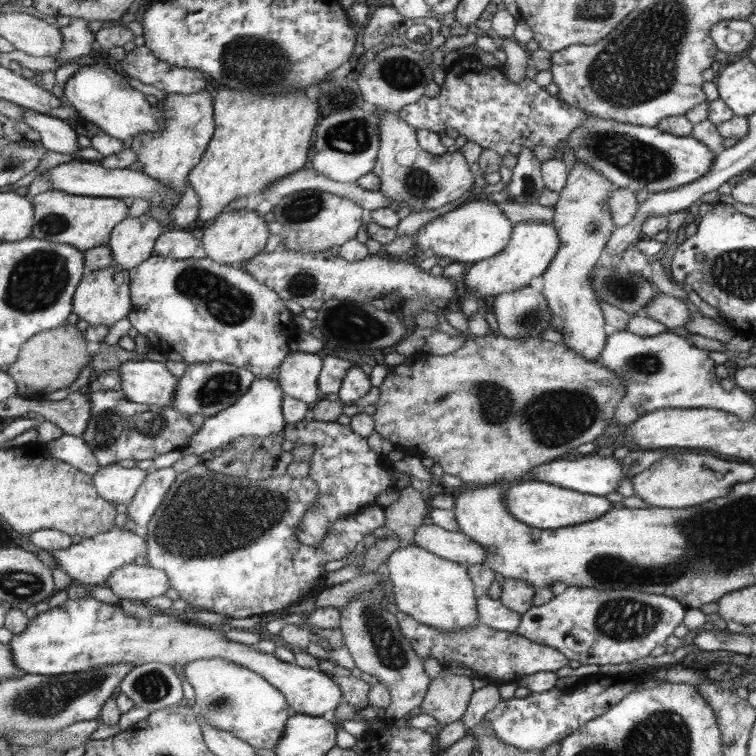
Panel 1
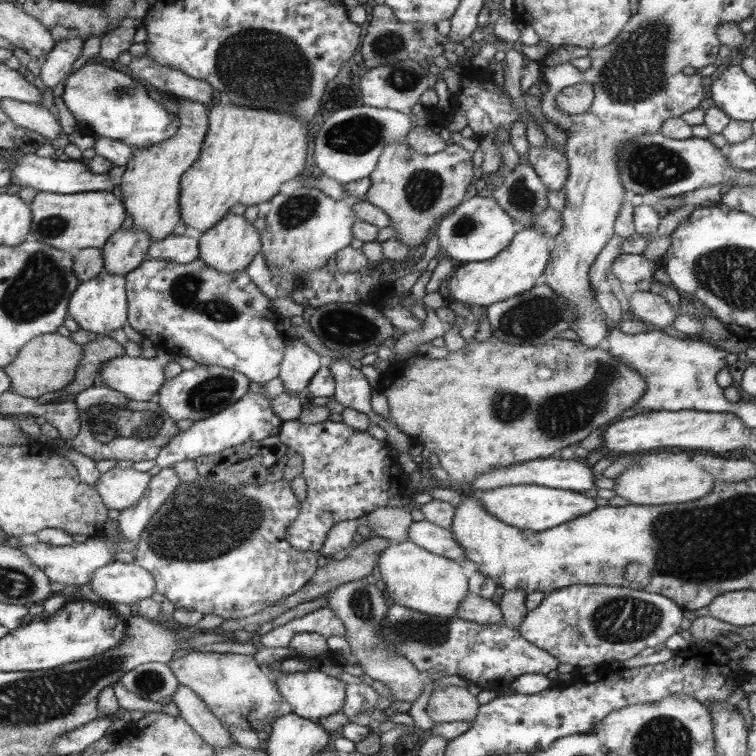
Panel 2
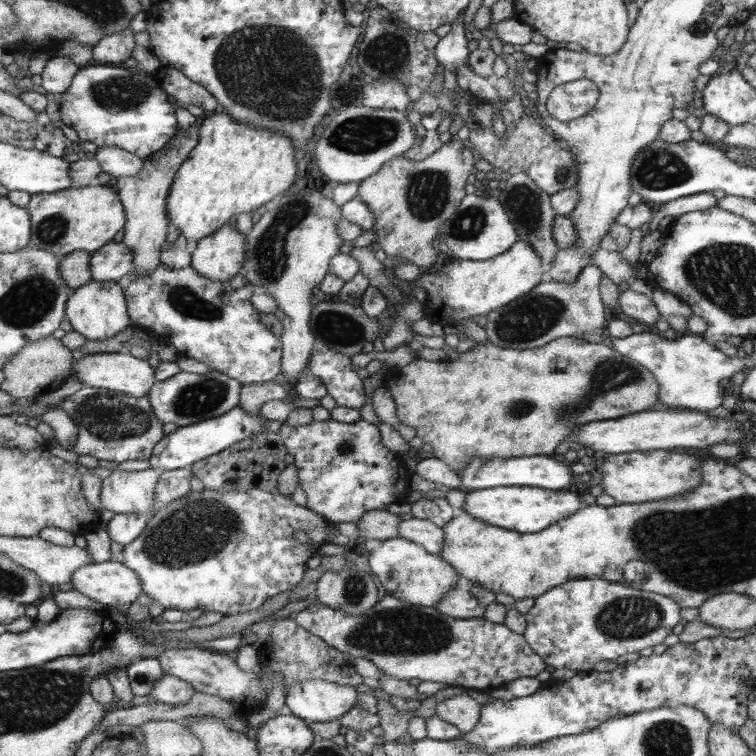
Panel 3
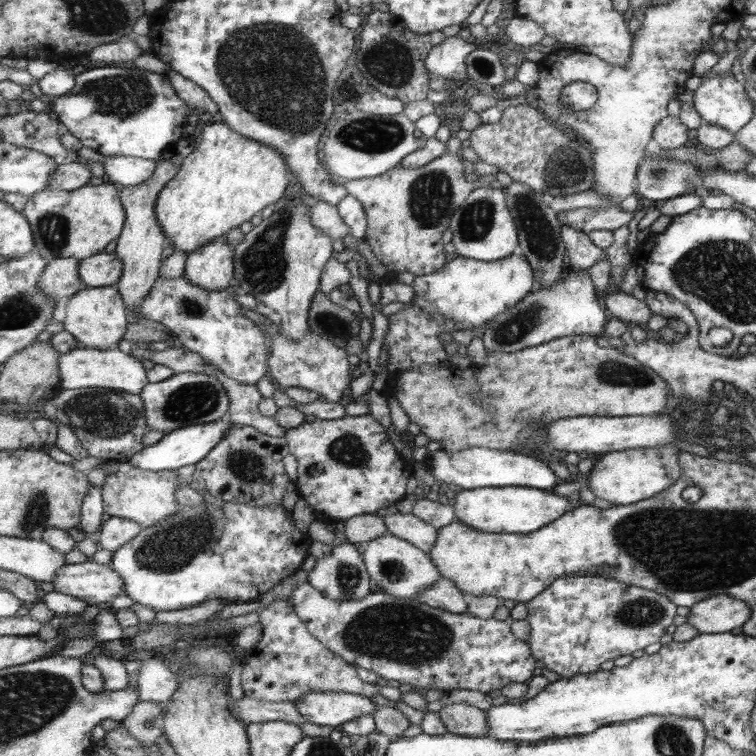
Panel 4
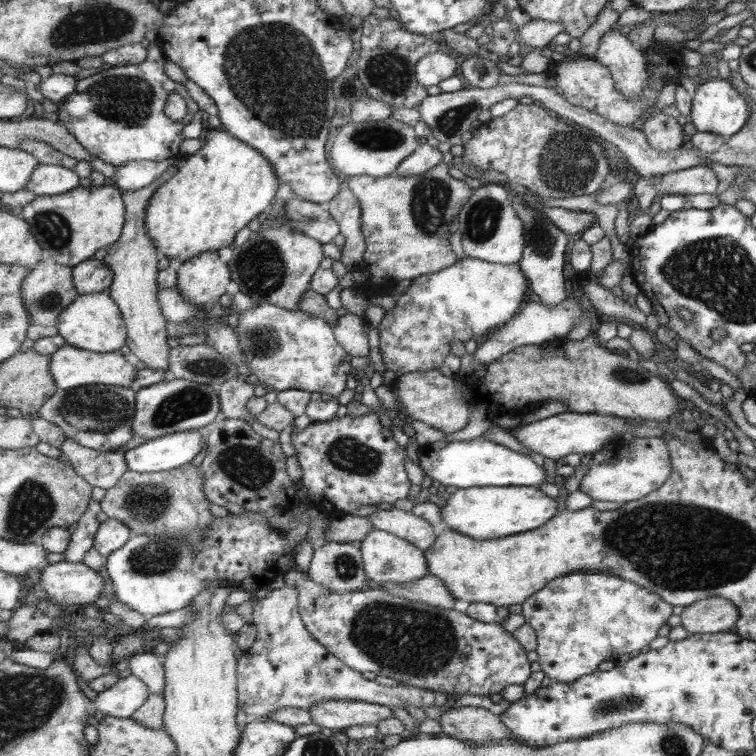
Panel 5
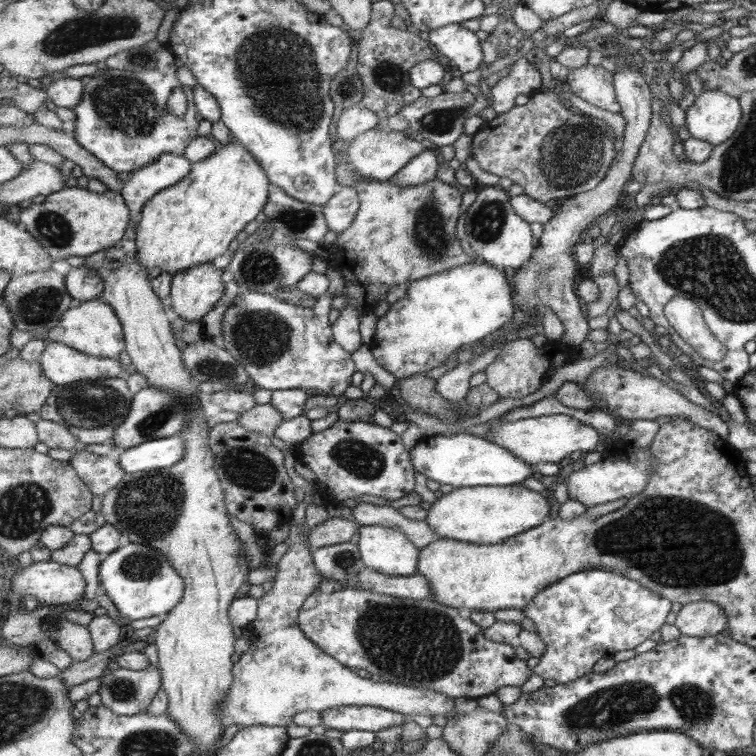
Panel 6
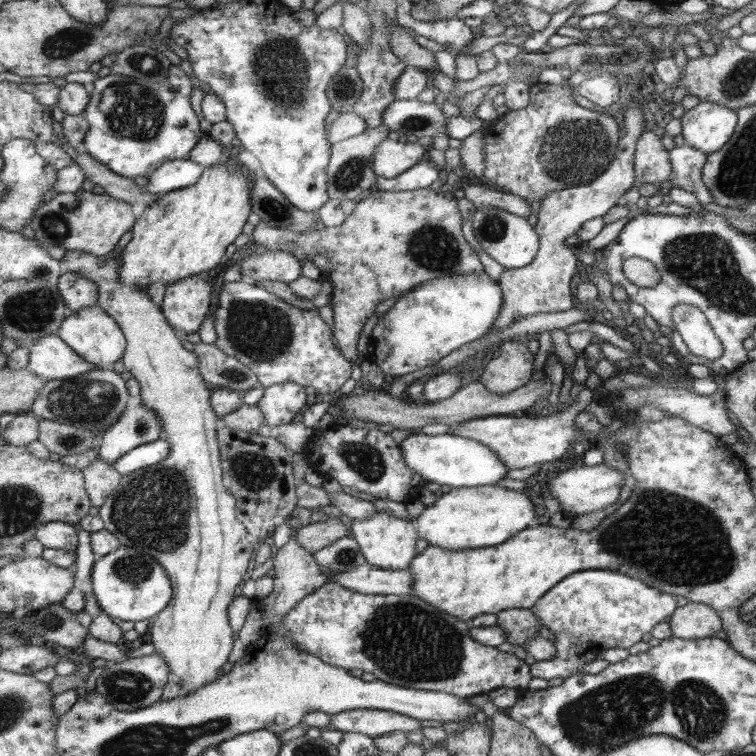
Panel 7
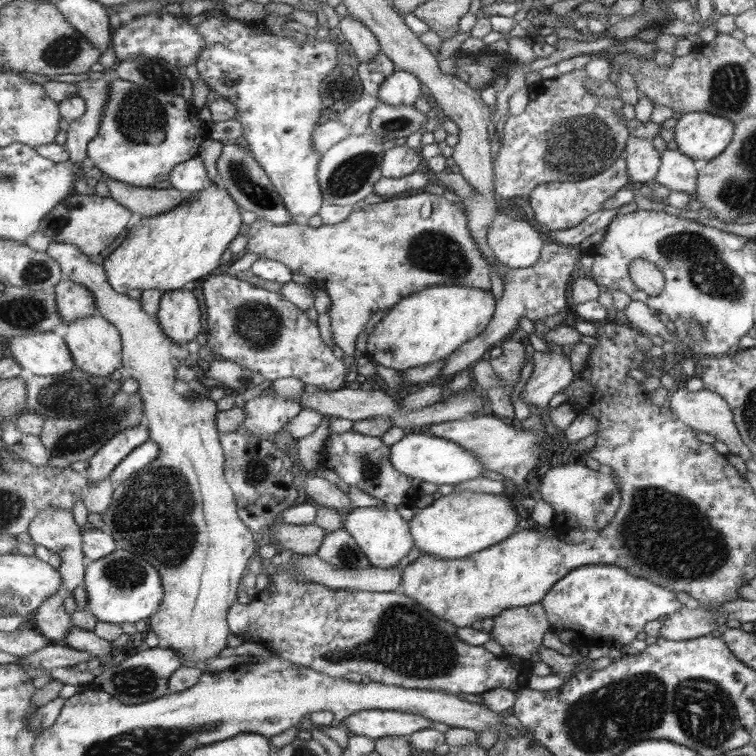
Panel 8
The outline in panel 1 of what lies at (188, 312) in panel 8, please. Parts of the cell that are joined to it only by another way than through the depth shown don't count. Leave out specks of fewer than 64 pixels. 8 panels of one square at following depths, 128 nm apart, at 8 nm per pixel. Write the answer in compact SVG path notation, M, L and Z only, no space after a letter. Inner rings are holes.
M247 208L230 209L228 212L224 212L223 215L217 216L216 220L212 222L212 225L205 226L206 231L202 234L202 244L206 252L205 257L214 261L219 261L220 264L241 267L248 259L254 258L265 250L267 240L269 239L269 220L270 217L260 216L256 211Z

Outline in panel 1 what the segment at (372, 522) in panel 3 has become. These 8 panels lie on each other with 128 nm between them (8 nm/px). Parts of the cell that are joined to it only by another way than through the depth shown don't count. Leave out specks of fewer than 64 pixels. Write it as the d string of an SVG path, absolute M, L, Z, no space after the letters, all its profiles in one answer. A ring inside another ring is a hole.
M411 485L398 491L397 502L390 504L386 511L386 526L390 537L408 540L411 544L416 529L423 524L424 516L432 508L425 495Z

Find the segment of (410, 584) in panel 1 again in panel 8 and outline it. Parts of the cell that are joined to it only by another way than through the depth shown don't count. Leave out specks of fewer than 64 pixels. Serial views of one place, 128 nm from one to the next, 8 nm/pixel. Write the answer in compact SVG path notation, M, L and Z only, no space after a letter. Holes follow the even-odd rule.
M394 505L357 507L343 515L343 528L359 543L359 548L366 554L371 567L393 568L415 548L411 528L408 528L408 522L404 522Z

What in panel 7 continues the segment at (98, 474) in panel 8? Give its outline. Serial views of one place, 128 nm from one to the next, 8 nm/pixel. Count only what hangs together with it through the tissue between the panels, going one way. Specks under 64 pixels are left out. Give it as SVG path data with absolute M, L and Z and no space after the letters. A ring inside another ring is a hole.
M143 402L139 407L126 410L119 420L107 428L100 436L97 459L113 465L120 457L127 455L134 448L139 448L144 444L155 442L162 438L164 434L164 424L160 421L160 416L154 408L146 408Z

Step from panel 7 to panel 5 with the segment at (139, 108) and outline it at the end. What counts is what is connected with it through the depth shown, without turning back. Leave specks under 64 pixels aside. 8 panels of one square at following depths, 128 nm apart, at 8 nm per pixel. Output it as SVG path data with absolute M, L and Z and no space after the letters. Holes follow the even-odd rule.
M155 41L147 47L148 56L140 64L99 69L78 77L74 93L58 103L58 120L72 136L94 157L122 166L133 160L152 162L176 157L184 140L182 128L192 122L198 112L196 101L184 84L170 80L164 74L167 55ZM180 94L187 102L188 114L180 120L170 120L163 108L168 95Z

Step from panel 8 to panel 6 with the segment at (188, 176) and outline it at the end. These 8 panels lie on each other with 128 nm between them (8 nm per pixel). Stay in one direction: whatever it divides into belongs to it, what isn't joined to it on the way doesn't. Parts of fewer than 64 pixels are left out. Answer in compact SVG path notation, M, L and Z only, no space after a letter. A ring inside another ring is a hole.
M162 154L154 164L131 172L130 179L123 183L121 193L131 205L132 224L137 226L142 207L157 192L170 188L191 173L191 161L184 156Z

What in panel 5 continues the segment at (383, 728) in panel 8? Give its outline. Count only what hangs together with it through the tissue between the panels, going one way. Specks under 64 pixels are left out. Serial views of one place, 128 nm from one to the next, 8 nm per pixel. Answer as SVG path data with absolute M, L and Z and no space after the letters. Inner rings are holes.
M328 700L308 710L314 724L334 732L344 731L348 727L376 725L393 716L392 709L383 705L350 700Z

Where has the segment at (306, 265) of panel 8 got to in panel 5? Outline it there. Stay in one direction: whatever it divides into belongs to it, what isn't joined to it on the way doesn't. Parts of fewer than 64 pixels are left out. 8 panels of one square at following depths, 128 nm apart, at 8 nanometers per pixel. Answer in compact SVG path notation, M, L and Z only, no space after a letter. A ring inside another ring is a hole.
M440 161L434 168L418 176L395 176L384 178L371 176L351 176L346 179L346 188L350 189L359 200L361 206L363 242L365 251L356 270L368 274L368 284L382 288L390 280L418 279L422 275L443 271L458 263L458 256L450 248L450 222L457 218L462 204L466 204L474 191L475 183L463 174L449 171L450 165ZM347 313L341 316L335 328L336 340L353 357L368 357L370 341L367 333L367 324L362 316Z

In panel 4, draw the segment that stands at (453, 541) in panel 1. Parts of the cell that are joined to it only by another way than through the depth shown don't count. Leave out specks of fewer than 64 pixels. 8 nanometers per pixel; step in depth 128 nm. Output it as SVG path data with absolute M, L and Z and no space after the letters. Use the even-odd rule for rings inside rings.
M388 513L383 516L384 524L387 526L388 532L404 540L411 541L412 544L418 546L423 552L430 553L434 541L438 534L438 528L430 526L424 520L420 520L412 513Z

